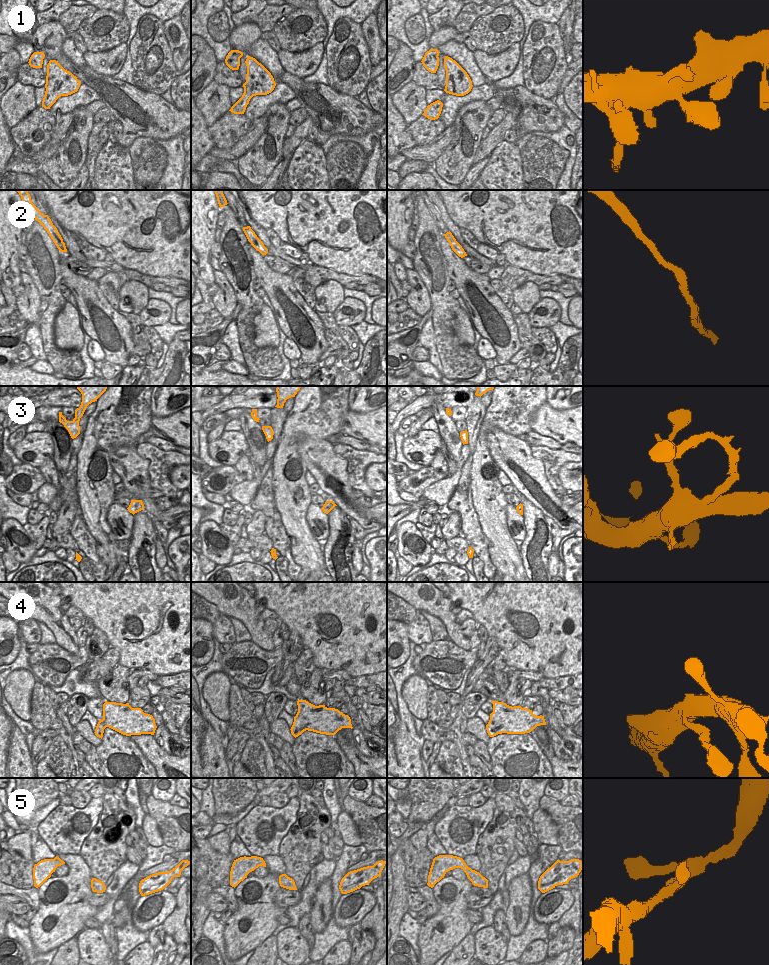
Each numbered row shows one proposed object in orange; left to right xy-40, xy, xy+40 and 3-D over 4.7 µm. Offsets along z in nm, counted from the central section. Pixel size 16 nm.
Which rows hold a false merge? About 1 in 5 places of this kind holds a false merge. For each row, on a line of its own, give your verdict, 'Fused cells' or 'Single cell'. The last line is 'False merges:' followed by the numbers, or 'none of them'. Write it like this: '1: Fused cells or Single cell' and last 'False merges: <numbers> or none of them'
1: Single cell
2: Single cell
3: Single cell
4: Single cell
5: Single cell
False merges: none of them

